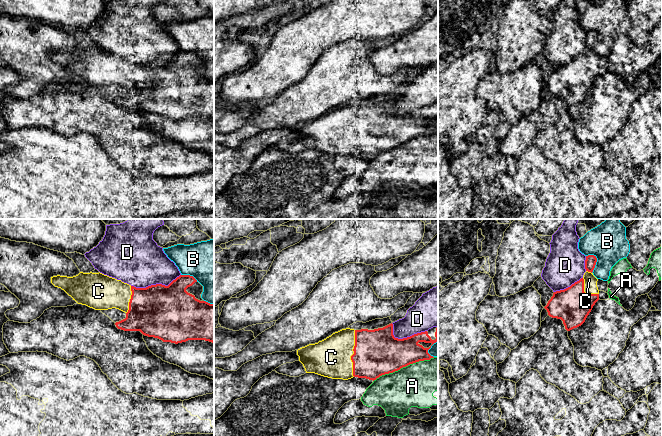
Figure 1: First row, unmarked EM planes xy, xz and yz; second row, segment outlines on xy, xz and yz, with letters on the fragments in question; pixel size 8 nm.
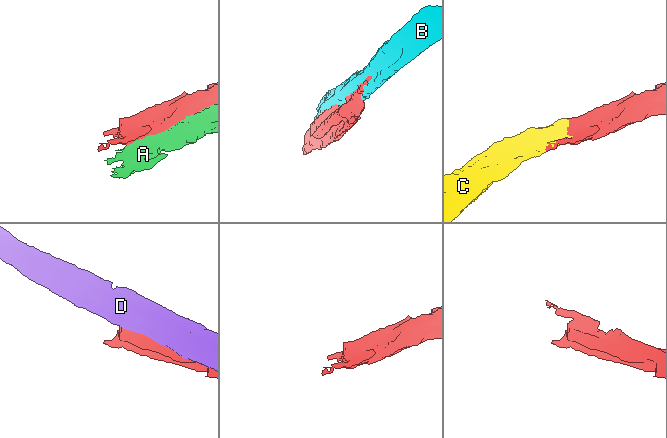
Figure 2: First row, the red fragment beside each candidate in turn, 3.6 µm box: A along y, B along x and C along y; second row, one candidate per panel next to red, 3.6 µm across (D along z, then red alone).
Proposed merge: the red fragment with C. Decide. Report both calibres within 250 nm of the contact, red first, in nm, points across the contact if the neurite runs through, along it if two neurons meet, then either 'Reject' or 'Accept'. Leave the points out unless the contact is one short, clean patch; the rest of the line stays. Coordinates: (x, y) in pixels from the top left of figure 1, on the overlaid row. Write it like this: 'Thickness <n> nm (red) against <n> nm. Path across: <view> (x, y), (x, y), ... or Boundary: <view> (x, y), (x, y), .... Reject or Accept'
Thickness 380 nm (red) against 320 nm. Accept

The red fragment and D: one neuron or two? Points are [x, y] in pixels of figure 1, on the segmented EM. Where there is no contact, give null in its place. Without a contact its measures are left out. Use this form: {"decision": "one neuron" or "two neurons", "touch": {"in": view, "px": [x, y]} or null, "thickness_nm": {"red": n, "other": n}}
{"decision": "two neurons", "touch": {"in": "xy", "px": [156, 284]}, "thickness_nm": {"red": 440, "other": 400}}

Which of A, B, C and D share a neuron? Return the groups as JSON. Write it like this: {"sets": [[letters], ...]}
{"sets": [["A"], ["B"], ["C"], ["D"]]}

